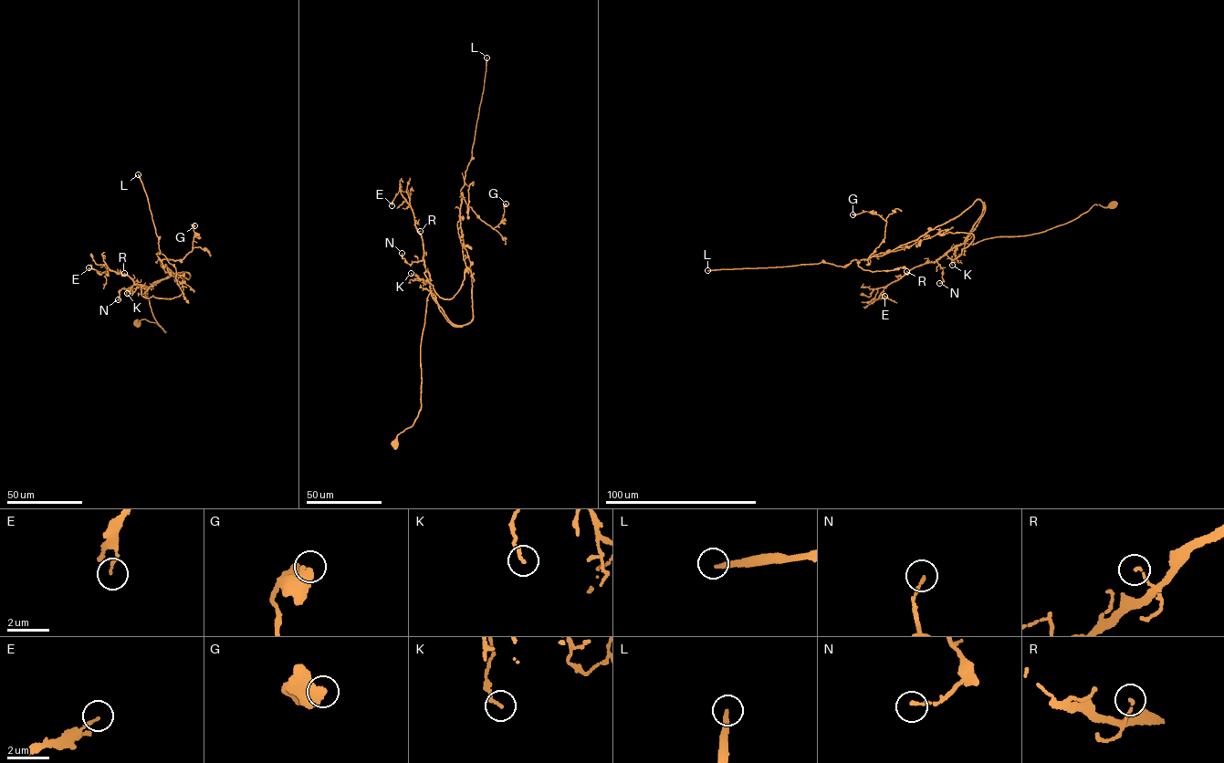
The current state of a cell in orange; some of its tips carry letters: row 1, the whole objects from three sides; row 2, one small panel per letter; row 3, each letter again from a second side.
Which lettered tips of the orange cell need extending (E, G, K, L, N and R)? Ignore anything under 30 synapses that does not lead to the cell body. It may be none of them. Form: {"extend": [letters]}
{"extend": ["L"]}

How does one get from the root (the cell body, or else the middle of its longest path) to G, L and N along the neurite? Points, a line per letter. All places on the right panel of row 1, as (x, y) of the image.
G: (1111, 205), (1095, 203), (1039, 233), (966, 244), (983, 209), (979, 198), (870, 257), (886, 222), (852, 214)
L: (1111, 205), (1095, 203), (1039, 233), (966, 244), (983, 209), (979, 198), (915, 240), (843, 266), (707, 270)
N: (1111, 205), (1095, 203), (1070, 222), (1039, 233), (956, 245), (935, 261), (943, 269), (939, 283)

